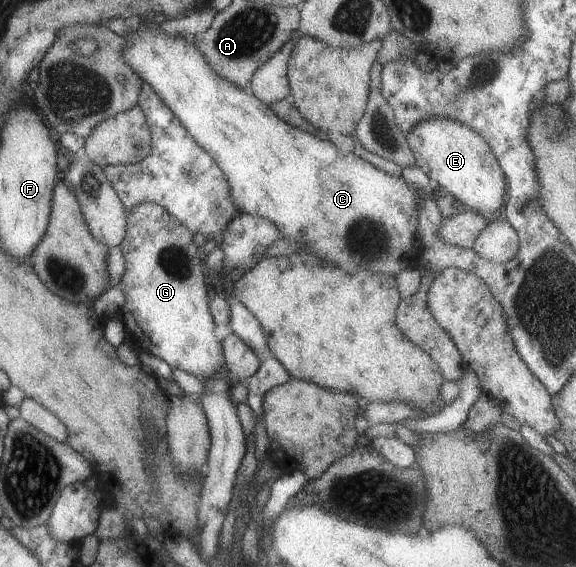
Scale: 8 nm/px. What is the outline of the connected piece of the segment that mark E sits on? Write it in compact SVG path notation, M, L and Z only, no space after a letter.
M435 117L435 119L421 121L413 129L409 129L405 139L417 167L427 175L427 178L433 180L445 192L449 193L451 197L455 197L455 201L459 203L461 209L475 211L475 213L483 215L483 213L497 211L505 201L503 196L505 192L503 171L499 168L497 159L491 153L489 145L473 129L451 119Z

